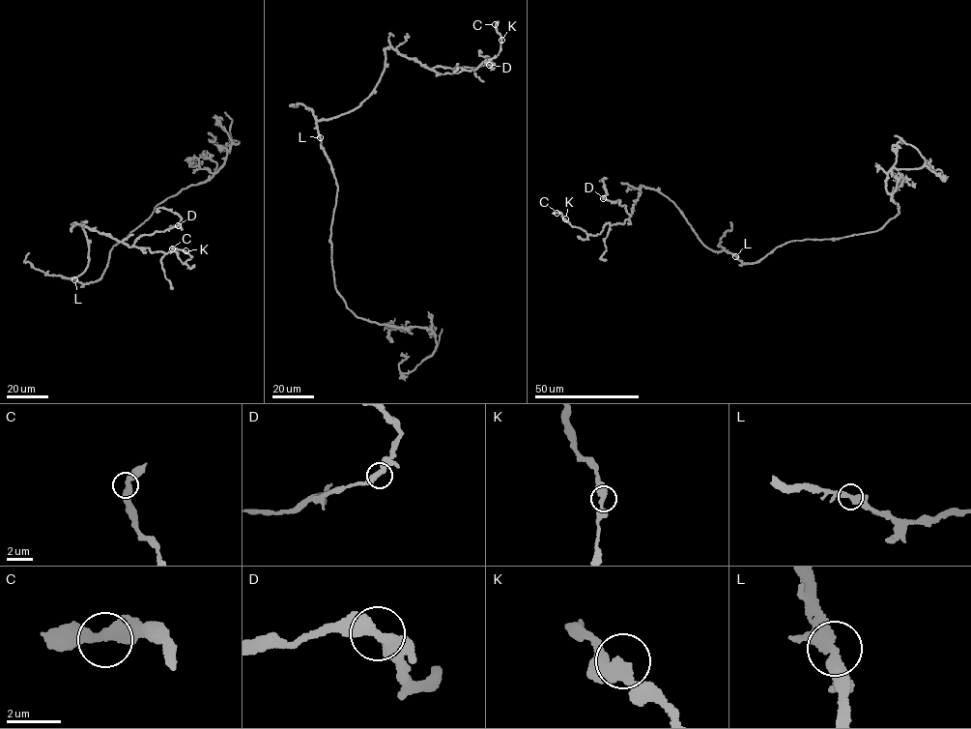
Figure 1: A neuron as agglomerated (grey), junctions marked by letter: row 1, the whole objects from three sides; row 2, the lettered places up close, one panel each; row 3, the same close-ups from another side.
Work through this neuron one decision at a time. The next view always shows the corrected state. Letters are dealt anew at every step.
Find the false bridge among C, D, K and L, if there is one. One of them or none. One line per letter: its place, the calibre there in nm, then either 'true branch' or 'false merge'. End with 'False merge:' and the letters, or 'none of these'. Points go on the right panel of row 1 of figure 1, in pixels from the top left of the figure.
C: (556, 213) | 440 nm | true branch
D: (603, 198) | 440 nm | true branch
K: (565, 218) | 420 nm | true branch
L: (735, 256) | 440 nm | true branch
False merge: none of these

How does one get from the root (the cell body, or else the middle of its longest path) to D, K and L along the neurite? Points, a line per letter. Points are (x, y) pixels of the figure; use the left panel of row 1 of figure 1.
D: (98, 280), (63, 277), (80, 275), (89, 259), (84, 232), (73, 223), (131, 247), (142, 235), (178, 225)
K: (98, 280), (63, 277), (89, 259), (73, 223), (174, 250), (184, 264), (185, 250)
L: (98, 280), (83, 283), (74, 279)

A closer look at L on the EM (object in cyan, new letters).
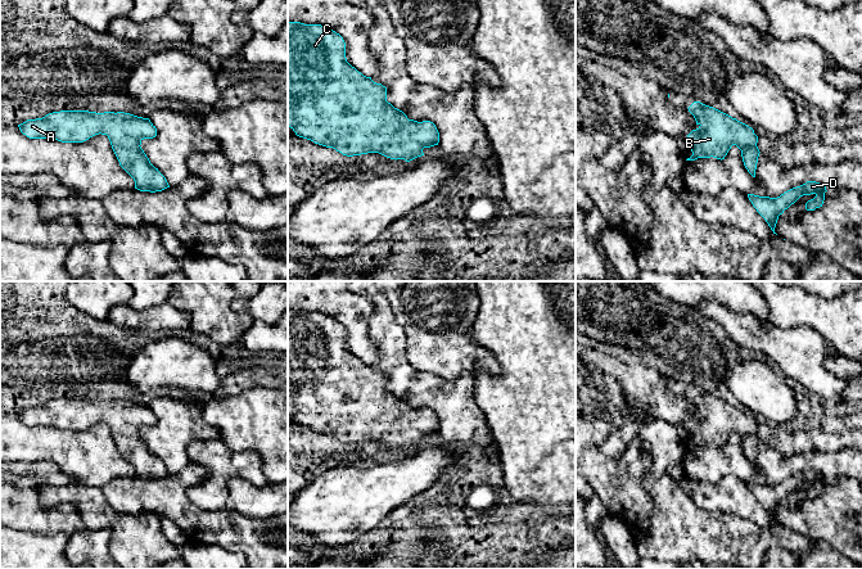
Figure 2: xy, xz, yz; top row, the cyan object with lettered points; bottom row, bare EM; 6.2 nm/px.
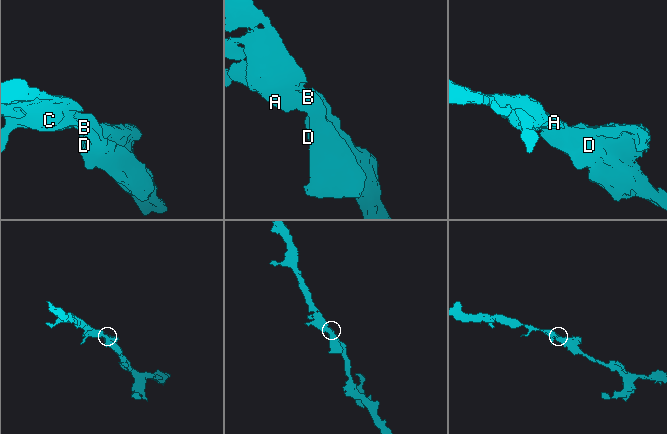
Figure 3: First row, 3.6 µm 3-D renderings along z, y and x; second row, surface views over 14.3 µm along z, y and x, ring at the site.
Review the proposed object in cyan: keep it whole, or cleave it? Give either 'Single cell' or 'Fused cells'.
Single cell

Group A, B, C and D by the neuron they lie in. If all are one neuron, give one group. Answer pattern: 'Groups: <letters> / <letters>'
Groups: A B C D

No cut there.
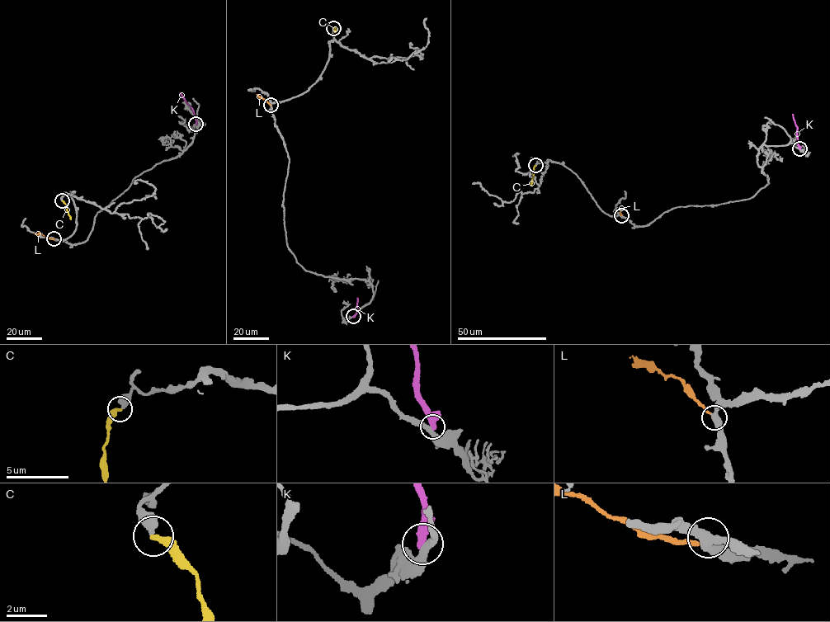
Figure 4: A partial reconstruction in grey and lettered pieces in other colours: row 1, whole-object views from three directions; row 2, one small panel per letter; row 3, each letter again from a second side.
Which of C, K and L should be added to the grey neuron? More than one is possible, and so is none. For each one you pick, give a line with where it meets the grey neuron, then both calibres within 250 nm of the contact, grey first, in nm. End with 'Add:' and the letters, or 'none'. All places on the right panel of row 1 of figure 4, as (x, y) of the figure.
C: meets grey at (535, 165); 480 nm thick on the grey side, 320 nm on the other
Add: C

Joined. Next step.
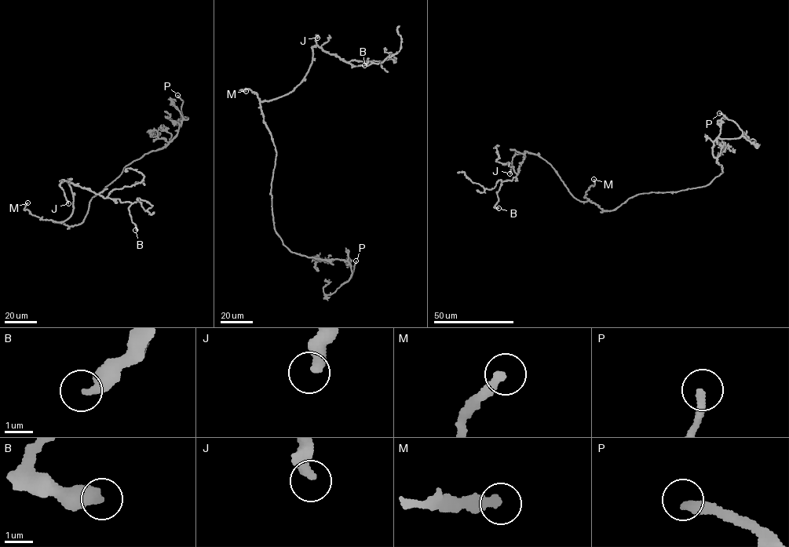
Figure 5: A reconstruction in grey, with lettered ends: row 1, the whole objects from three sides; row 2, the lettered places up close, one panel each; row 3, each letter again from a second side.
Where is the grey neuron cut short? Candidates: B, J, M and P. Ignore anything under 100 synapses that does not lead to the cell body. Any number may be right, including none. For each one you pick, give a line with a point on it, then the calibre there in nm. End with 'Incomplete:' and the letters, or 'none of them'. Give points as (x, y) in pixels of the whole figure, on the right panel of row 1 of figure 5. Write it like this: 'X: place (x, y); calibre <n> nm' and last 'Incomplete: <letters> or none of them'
P: place (719, 113); calibre 320 nm
Incomplete: P

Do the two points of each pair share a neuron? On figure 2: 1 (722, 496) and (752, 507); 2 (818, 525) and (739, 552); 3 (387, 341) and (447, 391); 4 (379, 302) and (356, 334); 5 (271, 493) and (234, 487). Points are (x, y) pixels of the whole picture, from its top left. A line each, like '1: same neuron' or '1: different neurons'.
1: same neuron
2: different neurons
3: same neuron
4: different neurons
5: same neuron

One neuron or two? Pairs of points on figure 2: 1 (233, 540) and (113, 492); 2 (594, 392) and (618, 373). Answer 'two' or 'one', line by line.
1: one
2: two

